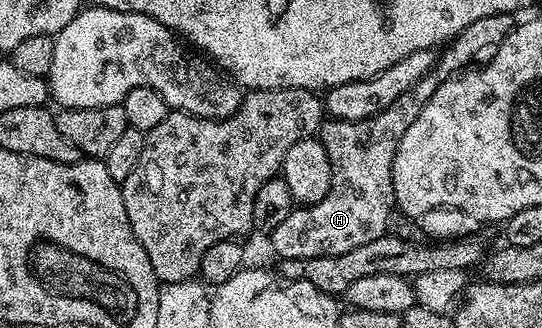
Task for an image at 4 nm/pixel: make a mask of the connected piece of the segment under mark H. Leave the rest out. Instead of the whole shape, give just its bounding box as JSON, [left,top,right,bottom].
[269,21,484,261]

